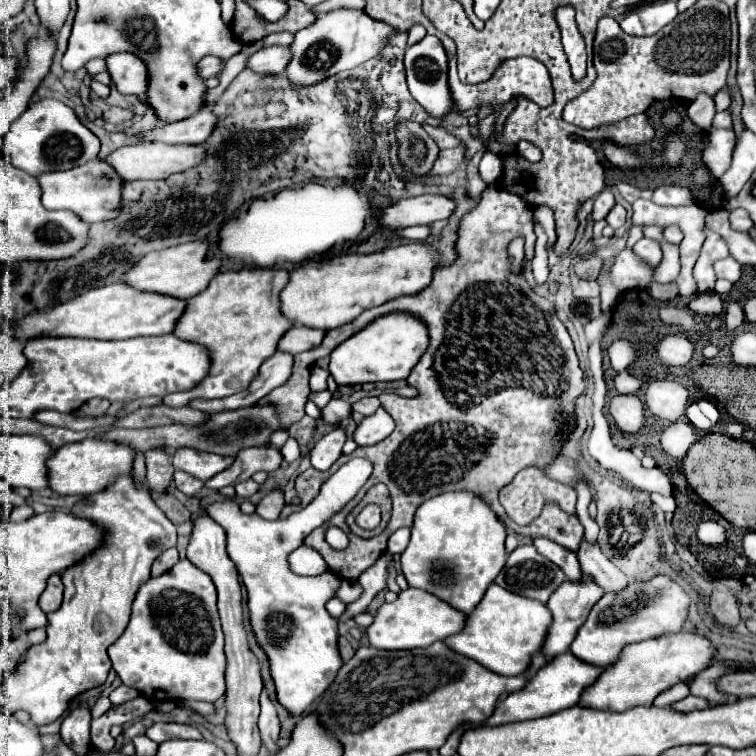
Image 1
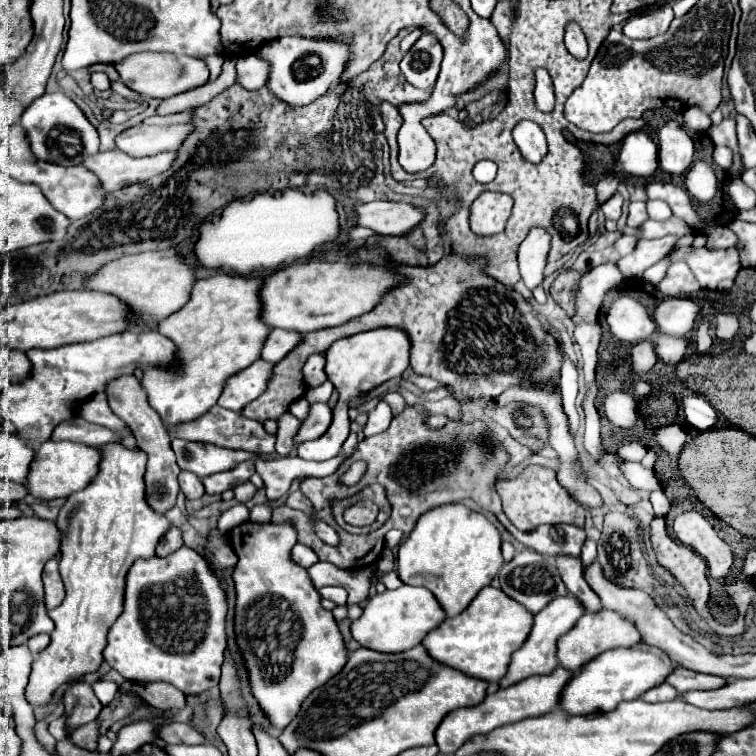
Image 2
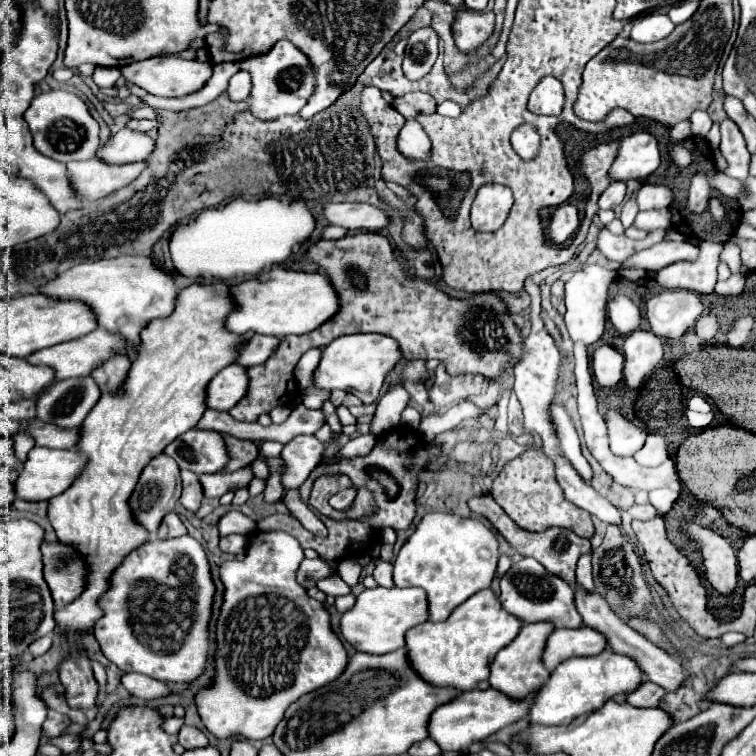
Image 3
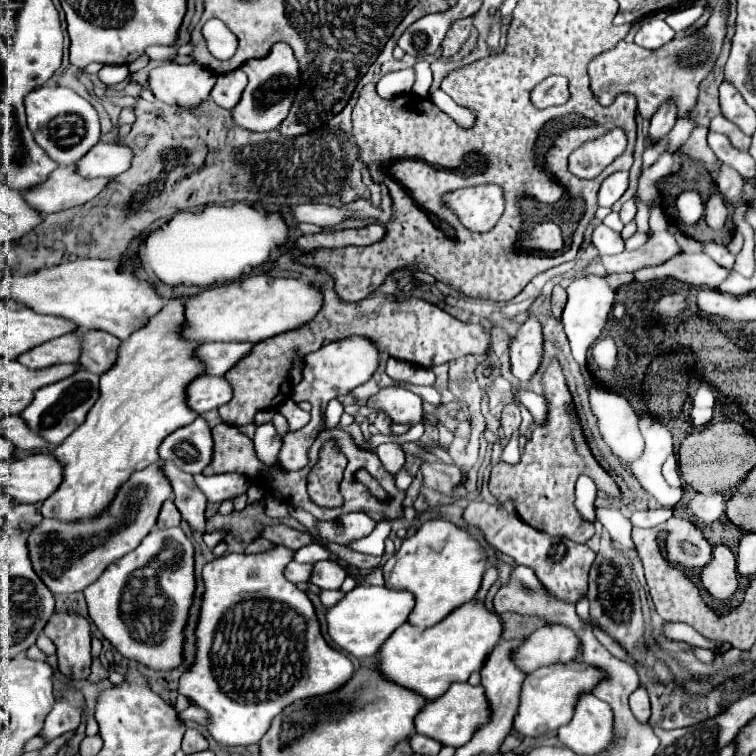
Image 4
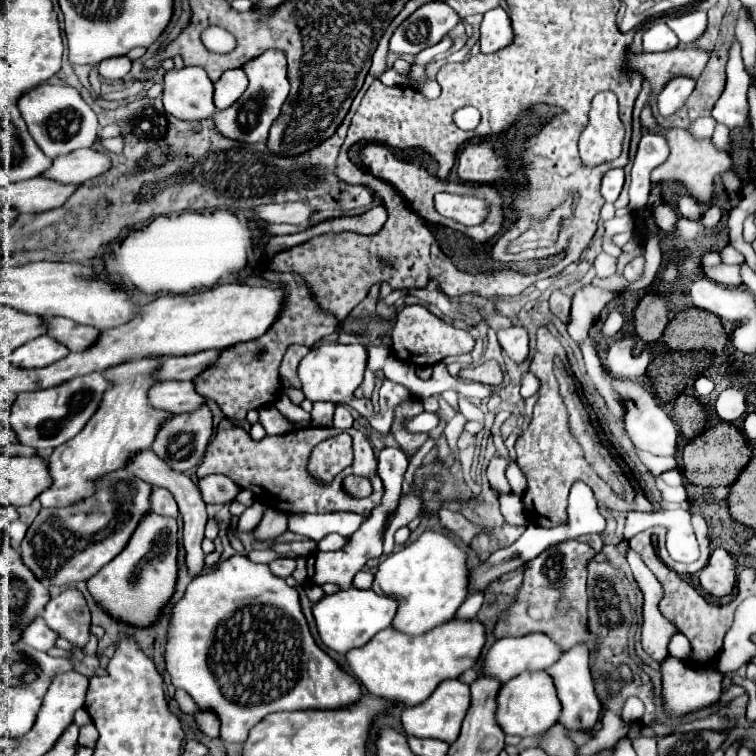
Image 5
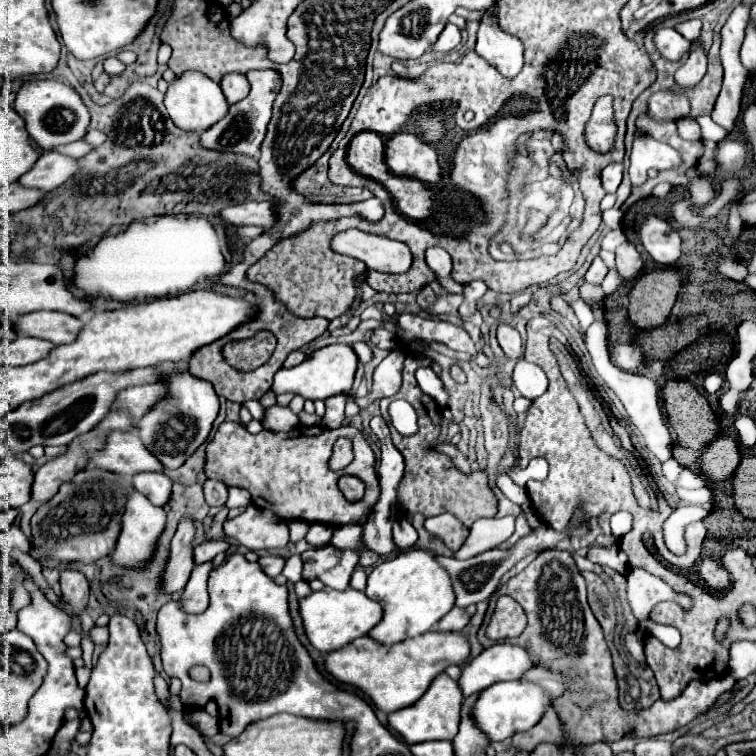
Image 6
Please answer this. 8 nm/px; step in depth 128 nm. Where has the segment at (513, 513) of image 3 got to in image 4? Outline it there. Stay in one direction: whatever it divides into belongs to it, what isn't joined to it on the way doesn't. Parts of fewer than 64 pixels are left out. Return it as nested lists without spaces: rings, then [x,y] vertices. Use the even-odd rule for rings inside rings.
[[[550,358],[550,366],[544,370],[542,384],[544,384],[544,398],[548,402],[548,412],[552,412],[552,418],[546,416],[544,424],[534,426],[532,436],[526,442],[518,464],[510,466],[500,462],[492,468],[488,488],[492,496],[502,504],[508,498],[514,498],[516,514],[532,528],[554,536],[564,536],[570,538],[572,542],[583,544],[594,534],[594,526],[584,522],[574,506],[574,482],[578,476],[585,474],[591,477],[598,490],[605,492],[608,497],[621,498],[621,493],[610,475],[598,461],[596,462],[584,440],[579,424],[572,424],[570,414],[566,412],[566,404],[570,404],[572,396],[568,392],[566,378],[562,374],[562,366],[556,358]],[[558,430],[562,430],[564,436],[558,436]]]

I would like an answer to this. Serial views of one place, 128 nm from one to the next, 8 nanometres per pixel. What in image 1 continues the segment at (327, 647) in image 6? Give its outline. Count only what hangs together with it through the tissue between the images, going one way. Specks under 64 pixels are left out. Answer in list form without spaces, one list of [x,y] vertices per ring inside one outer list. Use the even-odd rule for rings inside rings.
[[[406,588],[398,594],[394,602],[384,602],[376,616],[374,622],[366,628],[366,638],[368,644],[380,650],[408,650],[408,648],[424,648],[436,640],[444,640],[456,632],[462,630],[464,626],[464,614],[454,610],[450,604],[444,600],[432,596],[430,592],[424,592],[420,588]]]

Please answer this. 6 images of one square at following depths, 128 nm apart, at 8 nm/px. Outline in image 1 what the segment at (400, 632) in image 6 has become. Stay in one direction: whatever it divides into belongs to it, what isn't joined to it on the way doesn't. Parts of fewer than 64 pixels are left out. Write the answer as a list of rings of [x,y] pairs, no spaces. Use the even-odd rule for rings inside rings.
[[[446,492],[418,506],[408,548],[402,552],[402,572],[412,588],[428,590],[440,600],[452,604],[452,608],[460,608],[460,612],[470,614],[506,564],[504,538],[504,524],[490,508],[486,508],[484,502],[476,500],[472,492]]]

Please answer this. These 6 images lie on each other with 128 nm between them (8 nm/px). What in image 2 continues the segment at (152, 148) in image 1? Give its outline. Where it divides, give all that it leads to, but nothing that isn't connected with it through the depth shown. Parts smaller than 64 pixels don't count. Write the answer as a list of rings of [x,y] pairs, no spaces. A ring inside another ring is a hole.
[[[110,150],[88,156],[88,160],[84,160],[82,166],[98,174],[98,180],[104,184],[106,192],[116,192],[120,188],[126,188],[128,184],[150,180],[152,176],[168,170],[172,162],[174,152],[132,158],[120,150]]]

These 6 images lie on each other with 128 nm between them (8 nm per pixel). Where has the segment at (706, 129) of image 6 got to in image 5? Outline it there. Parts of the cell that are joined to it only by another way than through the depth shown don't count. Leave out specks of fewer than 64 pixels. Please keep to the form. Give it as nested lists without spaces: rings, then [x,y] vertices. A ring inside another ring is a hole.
[[[716,124],[716,128],[714,128],[714,134],[712,134],[712,142],[714,142],[714,146],[716,148],[720,148],[720,150],[724,150],[724,152],[730,152],[730,130],[724,126],[724,124]]]

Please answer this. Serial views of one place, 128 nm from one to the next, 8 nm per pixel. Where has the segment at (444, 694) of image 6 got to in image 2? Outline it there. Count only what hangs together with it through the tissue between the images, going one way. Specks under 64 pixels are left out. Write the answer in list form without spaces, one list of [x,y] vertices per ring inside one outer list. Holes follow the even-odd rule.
[[[556,668],[548,676],[530,676],[510,688],[500,688],[498,692],[488,694],[480,704],[476,704],[472,708],[452,710],[450,716],[446,716],[440,722],[440,726],[436,728],[436,746],[440,748],[442,754],[454,754],[460,746],[464,746],[468,740],[472,740],[472,736],[486,736],[494,728],[500,728],[506,724],[516,724],[524,718],[542,716],[542,714],[552,712],[558,704],[560,690],[570,680],[570,676],[572,676],[572,672],[568,672],[564,668]]]

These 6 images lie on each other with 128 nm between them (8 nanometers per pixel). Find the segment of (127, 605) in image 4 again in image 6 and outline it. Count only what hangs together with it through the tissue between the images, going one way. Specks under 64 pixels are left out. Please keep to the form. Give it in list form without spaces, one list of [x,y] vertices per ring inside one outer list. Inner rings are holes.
[[[130,488],[128,502],[126,502],[126,508],[124,508],[124,514],[122,514],[122,532],[120,532],[116,550],[112,552],[114,564],[120,564],[120,566],[140,566],[140,564],[144,564],[152,556],[154,544],[156,544],[160,532],[164,530],[164,524],[166,524],[164,510],[154,506],[136,488]]]

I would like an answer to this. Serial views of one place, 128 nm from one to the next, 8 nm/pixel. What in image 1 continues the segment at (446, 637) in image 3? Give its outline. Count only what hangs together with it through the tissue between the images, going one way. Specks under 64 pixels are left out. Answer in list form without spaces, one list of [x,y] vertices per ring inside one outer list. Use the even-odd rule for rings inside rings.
[[[490,584],[480,604],[468,614],[468,624],[464,624],[456,636],[444,640],[444,644],[448,644],[448,648],[460,656],[478,660],[478,664],[496,674],[518,676],[528,668],[530,656],[540,650],[550,620],[552,616],[546,604],[512,594],[498,584]]]

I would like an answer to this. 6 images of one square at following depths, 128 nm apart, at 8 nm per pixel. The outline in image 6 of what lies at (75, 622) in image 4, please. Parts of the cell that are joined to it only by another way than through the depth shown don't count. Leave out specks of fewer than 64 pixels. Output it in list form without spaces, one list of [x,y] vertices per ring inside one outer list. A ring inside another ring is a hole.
[[[64,566],[60,568],[60,586],[62,586],[62,598],[76,610],[76,614],[80,614],[86,608],[90,590],[86,576],[70,566]]]

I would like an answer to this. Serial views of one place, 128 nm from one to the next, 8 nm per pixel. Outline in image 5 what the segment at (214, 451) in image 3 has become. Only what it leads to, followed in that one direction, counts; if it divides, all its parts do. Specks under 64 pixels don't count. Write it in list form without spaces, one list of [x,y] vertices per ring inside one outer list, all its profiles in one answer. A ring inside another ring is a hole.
[[[202,404],[200,408],[196,408],[196,412],[184,412],[184,414],[174,414],[172,418],[164,420],[164,424],[160,426],[156,440],[152,442],[152,450],[172,468],[178,472],[186,472],[190,468],[194,468],[208,446],[208,440],[212,436],[212,412],[208,408],[208,404]]]

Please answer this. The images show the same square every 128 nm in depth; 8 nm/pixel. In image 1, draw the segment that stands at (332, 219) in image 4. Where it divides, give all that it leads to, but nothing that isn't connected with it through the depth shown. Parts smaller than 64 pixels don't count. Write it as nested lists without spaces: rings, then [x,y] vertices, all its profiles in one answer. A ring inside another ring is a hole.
[[[422,194],[390,204],[382,210],[378,224],[390,230],[406,226],[424,226],[436,220],[446,220],[454,210],[454,202],[440,194]]]

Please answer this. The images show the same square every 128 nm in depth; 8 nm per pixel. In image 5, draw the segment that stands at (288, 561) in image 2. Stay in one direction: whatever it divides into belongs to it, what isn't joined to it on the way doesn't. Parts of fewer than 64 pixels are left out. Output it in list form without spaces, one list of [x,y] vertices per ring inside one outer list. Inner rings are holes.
[[[234,554],[218,562],[212,570],[196,576],[188,584],[186,594],[170,612],[164,658],[172,684],[184,688],[198,706],[218,714],[220,738],[224,742],[242,744],[248,730],[272,712],[336,710],[352,706],[364,696],[362,686],[316,646],[300,610],[296,588],[276,578],[266,564],[254,564],[244,554]]]

